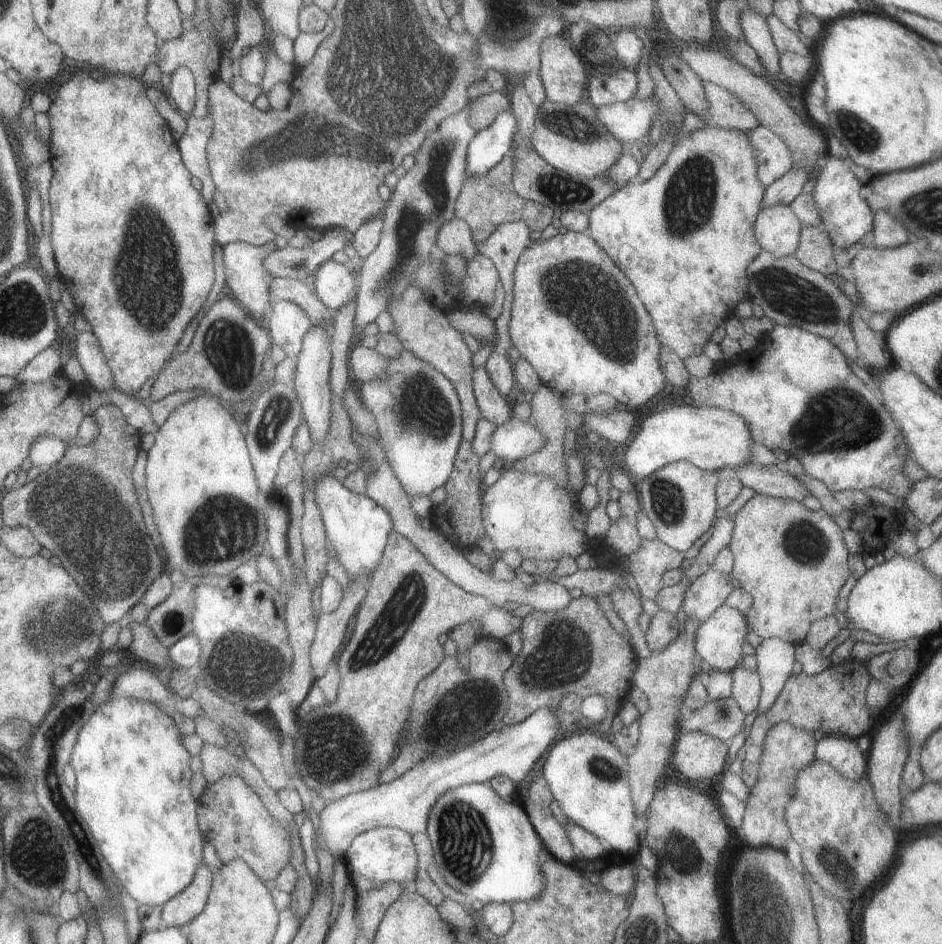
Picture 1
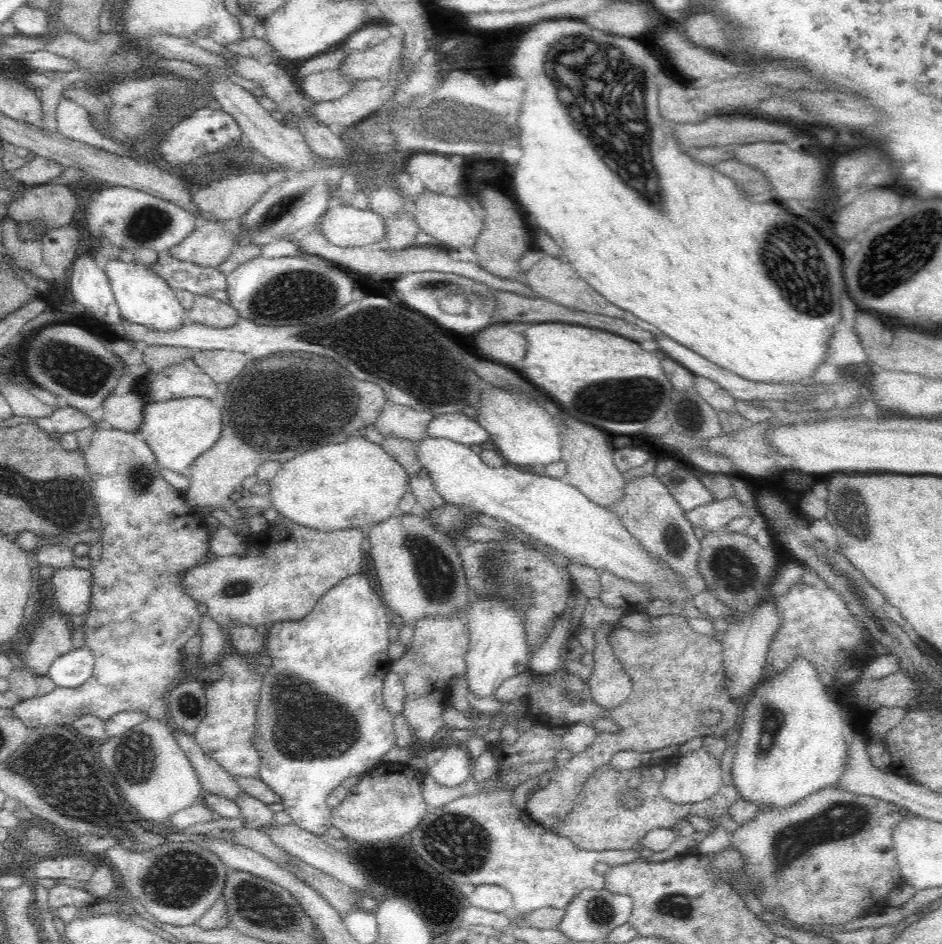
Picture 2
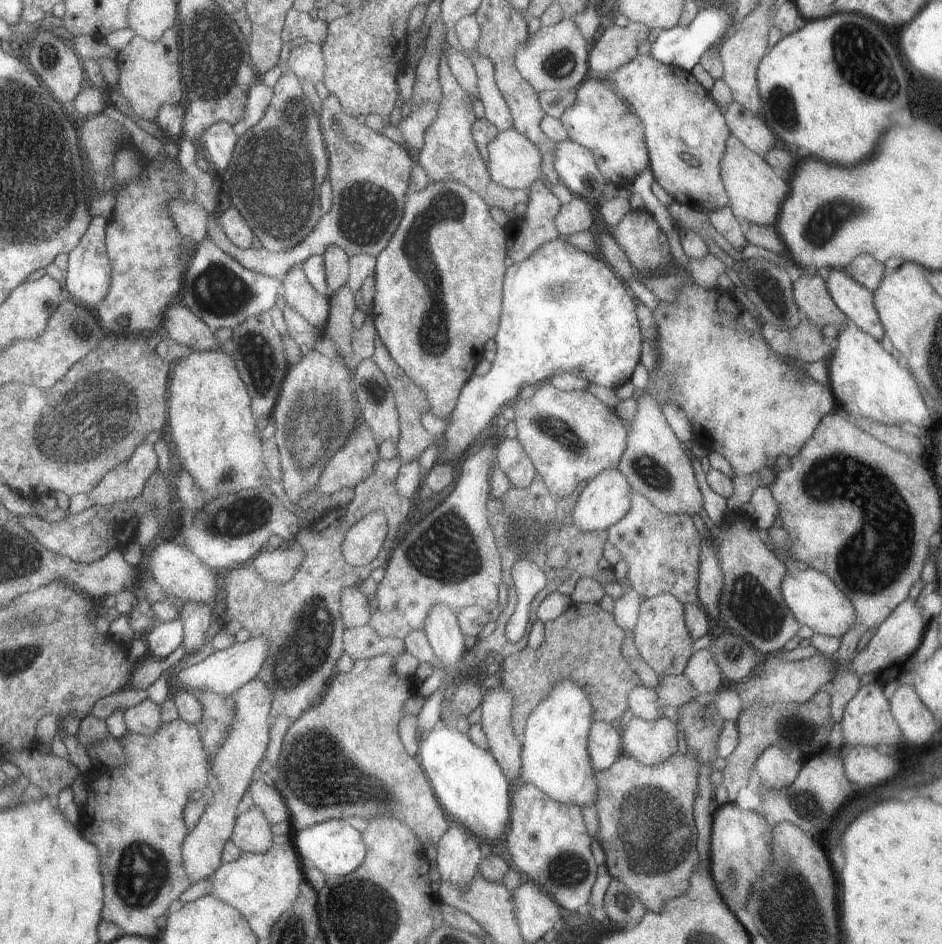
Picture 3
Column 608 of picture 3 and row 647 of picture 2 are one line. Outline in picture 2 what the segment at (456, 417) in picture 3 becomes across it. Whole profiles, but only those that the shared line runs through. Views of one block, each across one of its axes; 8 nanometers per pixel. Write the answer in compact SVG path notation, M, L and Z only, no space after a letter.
M356 574L340 580L302 620L276 622L266 630L264 654L270 656L272 662L268 672L262 674L260 700L256 706L254 746L260 756L258 778L280 796L284 812L292 822L314 836L328 834L332 828L332 810L326 804L328 796L346 778L370 772L382 762L386 752L396 748L396 716L392 716L384 704L384 678L392 662L388 656L388 618L390 610L382 596L376 594L364 574Z

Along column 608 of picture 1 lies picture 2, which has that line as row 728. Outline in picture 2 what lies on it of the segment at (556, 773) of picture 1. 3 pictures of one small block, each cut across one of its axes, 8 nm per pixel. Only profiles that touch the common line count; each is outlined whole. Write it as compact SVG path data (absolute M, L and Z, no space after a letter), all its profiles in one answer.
M796 656L784 672L774 672L762 680L754 698L746 704L744 714L738 720L740 738L736 740L736 754L732 766L734 788L742 800L762 806L762 810L784 810L792 804L800 804L800 800L820 792L822 788L834 786L846 774L846 758L848 758L848 736L850 726L842 724L838 702L834 692L828 690L826 678L820 678L812 662L802 656Z

